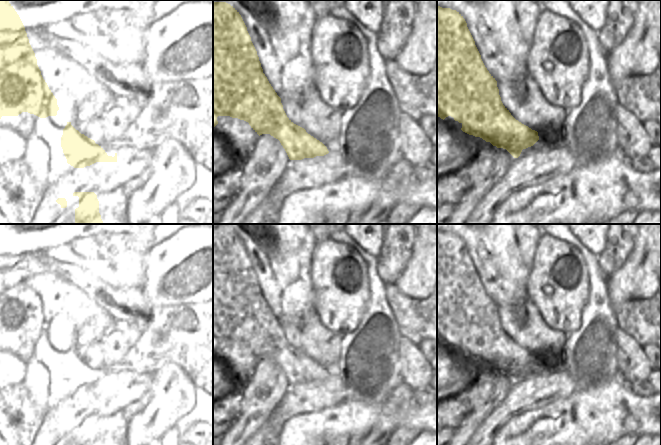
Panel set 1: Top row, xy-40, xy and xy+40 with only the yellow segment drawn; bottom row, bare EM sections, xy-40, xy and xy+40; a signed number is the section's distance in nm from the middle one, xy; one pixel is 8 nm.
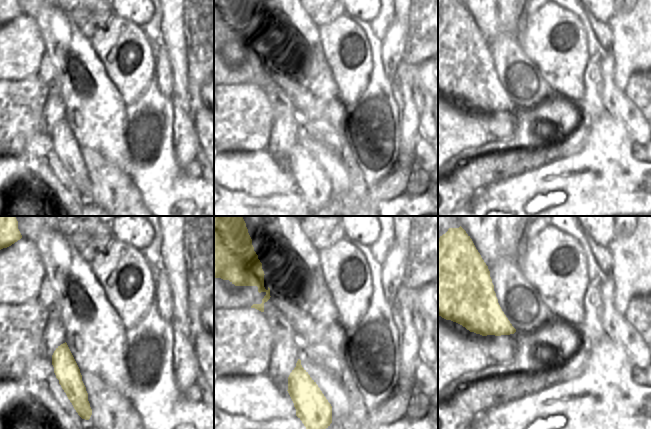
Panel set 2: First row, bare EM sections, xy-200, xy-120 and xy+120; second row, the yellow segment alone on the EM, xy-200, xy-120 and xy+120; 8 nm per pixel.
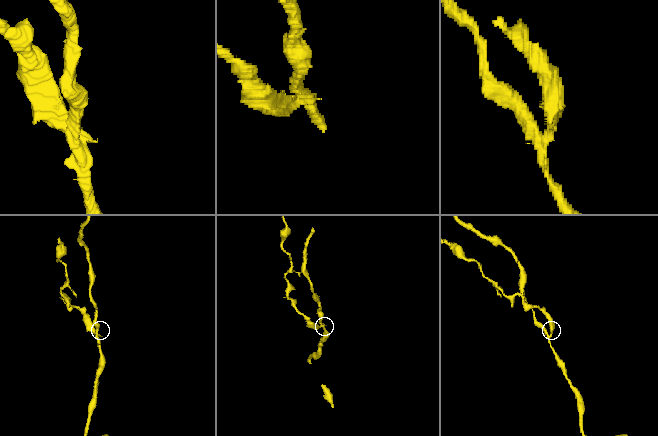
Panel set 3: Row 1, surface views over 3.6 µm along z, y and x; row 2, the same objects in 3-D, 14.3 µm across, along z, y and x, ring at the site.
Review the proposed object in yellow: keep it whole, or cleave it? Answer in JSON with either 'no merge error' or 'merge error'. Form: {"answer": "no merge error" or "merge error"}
{"answer": "merge error"}

